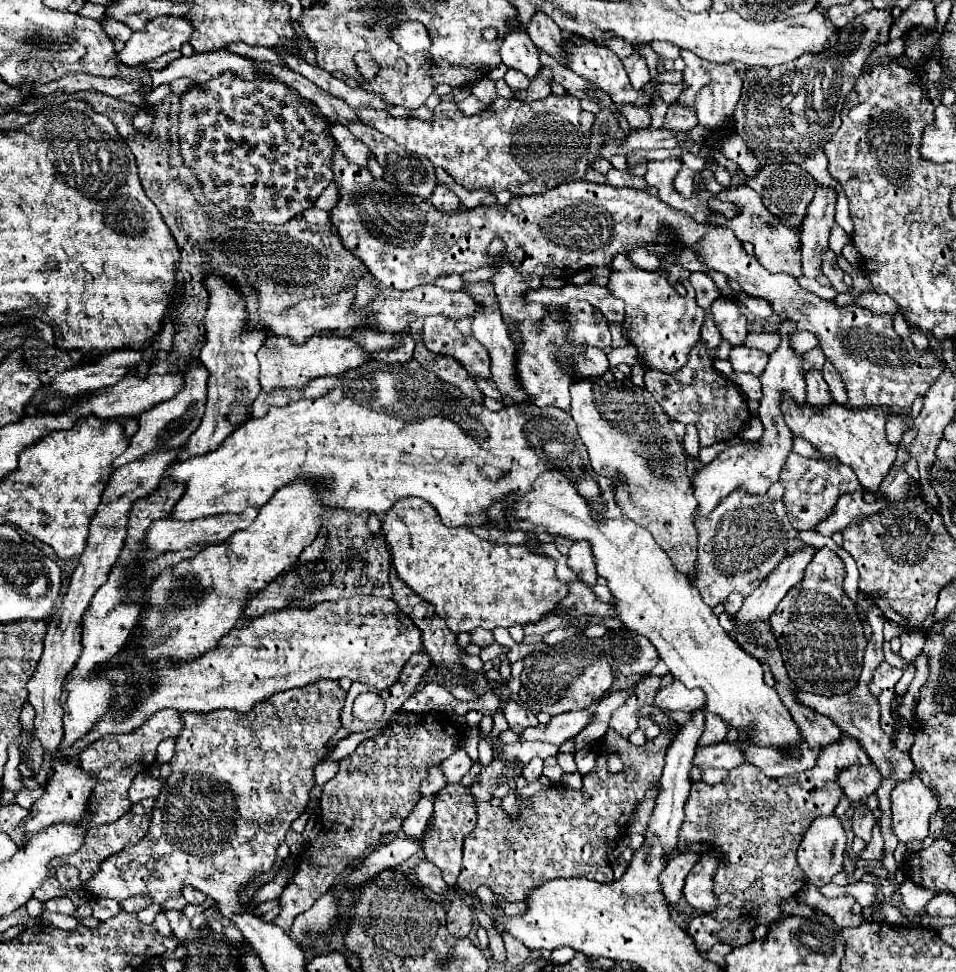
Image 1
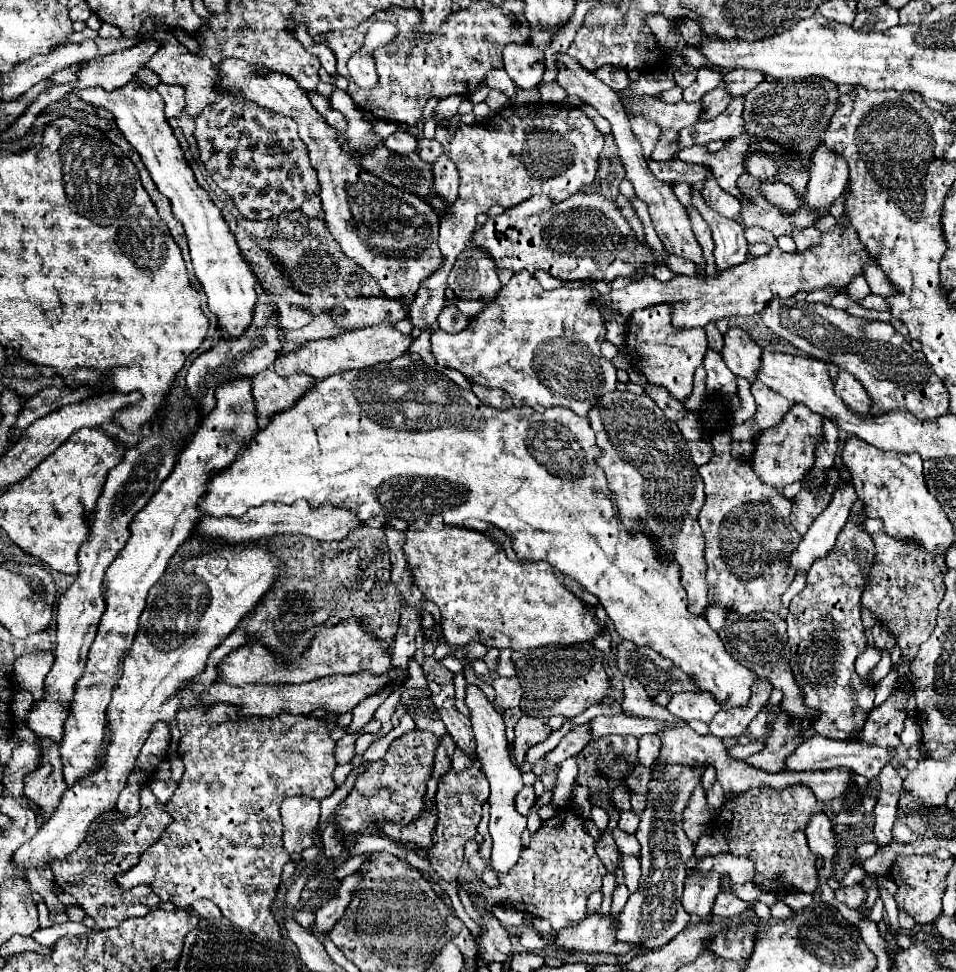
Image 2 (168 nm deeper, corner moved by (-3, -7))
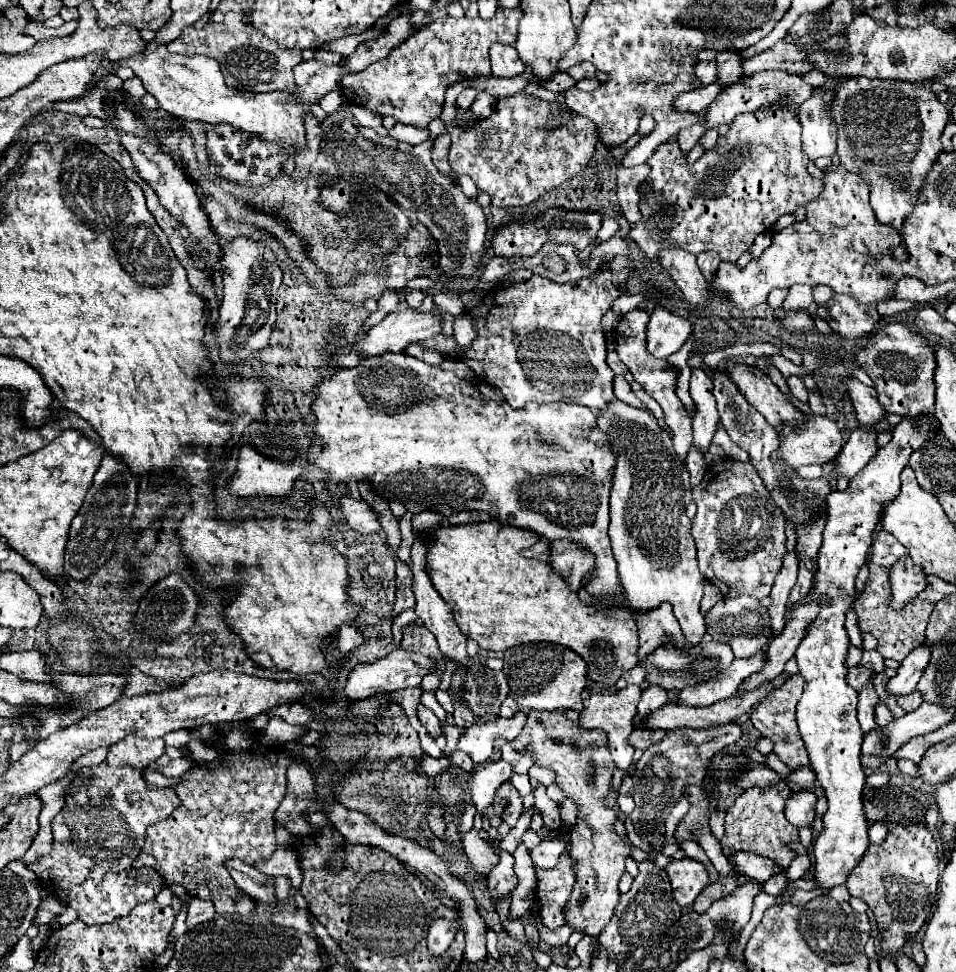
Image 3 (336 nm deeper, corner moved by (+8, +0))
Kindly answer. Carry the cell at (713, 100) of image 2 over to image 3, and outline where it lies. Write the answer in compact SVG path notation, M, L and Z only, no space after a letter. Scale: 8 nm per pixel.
M724 50L716 56L718 62L718 80L722 84L732 84L742 76L742 56L738 50Z

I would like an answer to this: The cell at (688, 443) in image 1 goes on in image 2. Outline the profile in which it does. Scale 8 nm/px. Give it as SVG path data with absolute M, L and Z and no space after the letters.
M727 431L713 435L713 459L699 467L705 483L705 503L699 513L699 525L705 535L709 605L721 603L729 611L757 613L781 609L781 595L791 585L791 551L801 535L791 527L791 501L781 493L763 487L745 461L731 455L731 437Z

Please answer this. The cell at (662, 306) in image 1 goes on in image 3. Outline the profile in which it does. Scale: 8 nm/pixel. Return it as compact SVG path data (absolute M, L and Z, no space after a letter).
M632 310L626 316L622 316L622 320L618 322L616 328L616 352L620 356L620 360L630 368L634 380L638 384L644 386L644 390L662 406L664 410L664 418L668 422L668 426L674 432L674 450L678 454L678 458L682 460L682 464L686 464L686 456L690 452L690 444L692 444L692 418L686 414L684 404L680 402L680 398L676 396L676 380L678 380L678 372L670 370L666 360L656 360L652 354L648 354L648 350L644 348L644 338L646 338L646 324L648 324L648 314L640 312L640 310Z

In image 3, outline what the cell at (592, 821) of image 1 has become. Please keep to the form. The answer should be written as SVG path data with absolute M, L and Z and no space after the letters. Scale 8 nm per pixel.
M562 854L554 870L536 868L536 876L536 898L540 898L542 904L540 914L544 918L544 924L556 930L564 924L562 906L568 902L568 892L572 892L572 860L568 860L568 856Z

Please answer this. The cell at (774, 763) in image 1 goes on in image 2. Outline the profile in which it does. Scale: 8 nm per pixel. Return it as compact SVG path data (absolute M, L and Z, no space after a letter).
M807 737L795 751L793 755L787 757L785 761L785 769L787 771L825 771L825 769L833 769L833 767L845 767L851 769L867 779L873 779L879 775L881 767L887 765L891 759L895 757L893 749L881 749L881 747L859 747L859 745L849 745L843 741L835 741L835 739L827 739L827 737Z

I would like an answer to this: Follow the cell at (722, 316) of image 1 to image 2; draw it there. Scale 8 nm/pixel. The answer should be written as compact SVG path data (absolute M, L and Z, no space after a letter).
M729 327L725 331L725 345L723 345L723 357L727 367L747 381L755 381L755 371L759 369L759 355L761 347L749 337L749 333L741 327Z

